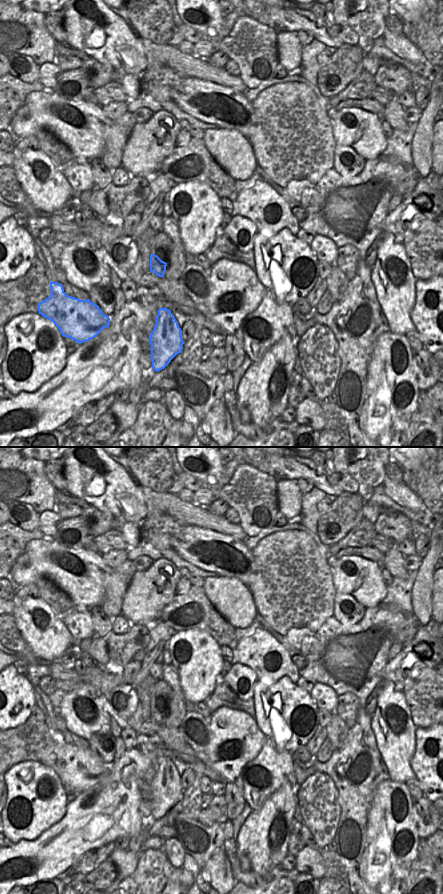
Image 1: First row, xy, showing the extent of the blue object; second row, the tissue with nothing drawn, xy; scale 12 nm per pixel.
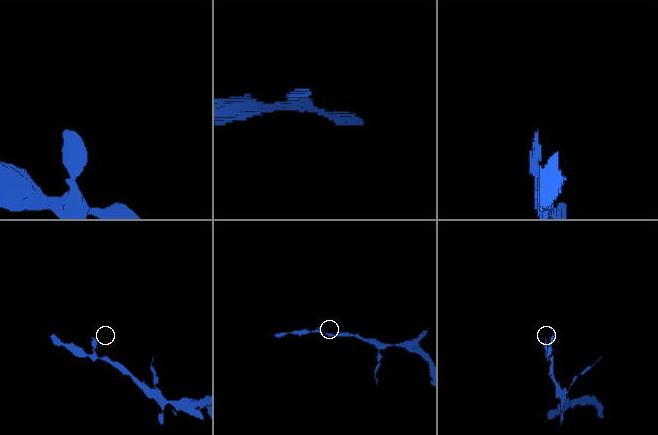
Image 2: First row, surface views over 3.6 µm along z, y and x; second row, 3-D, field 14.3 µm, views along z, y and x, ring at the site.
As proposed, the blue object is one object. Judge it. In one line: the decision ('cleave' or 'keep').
keep

